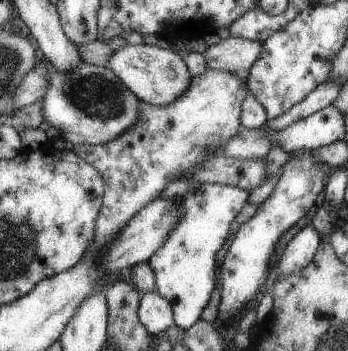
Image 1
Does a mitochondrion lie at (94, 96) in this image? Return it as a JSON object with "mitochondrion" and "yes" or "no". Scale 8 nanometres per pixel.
{"mitochondrion":"yes"}

